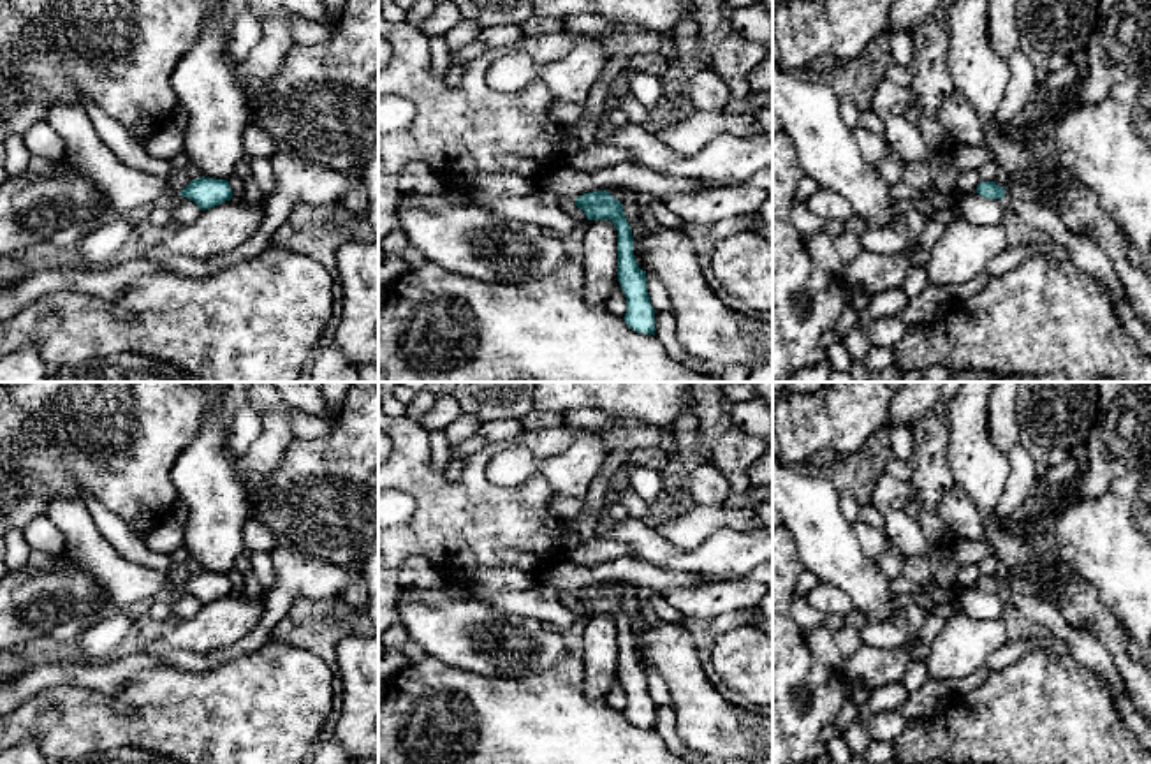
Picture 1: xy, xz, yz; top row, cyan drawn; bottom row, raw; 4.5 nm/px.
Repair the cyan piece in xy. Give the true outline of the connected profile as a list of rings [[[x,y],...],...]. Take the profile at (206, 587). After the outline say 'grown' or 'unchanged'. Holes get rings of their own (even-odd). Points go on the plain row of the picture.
[[[197,572],[192,574],[180,590],[194,595],[202,606],[215,602],[232,593],[232,584],[227,574]]]; unchanged

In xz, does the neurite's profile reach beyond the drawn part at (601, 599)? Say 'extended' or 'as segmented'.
as segmented

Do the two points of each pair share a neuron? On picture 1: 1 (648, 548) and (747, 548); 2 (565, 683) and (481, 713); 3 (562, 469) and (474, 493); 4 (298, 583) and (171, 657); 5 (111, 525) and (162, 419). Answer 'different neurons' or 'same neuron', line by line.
1: same neuron
2: same neuron
3: different neurons
4: same neuron
5: different neurons

